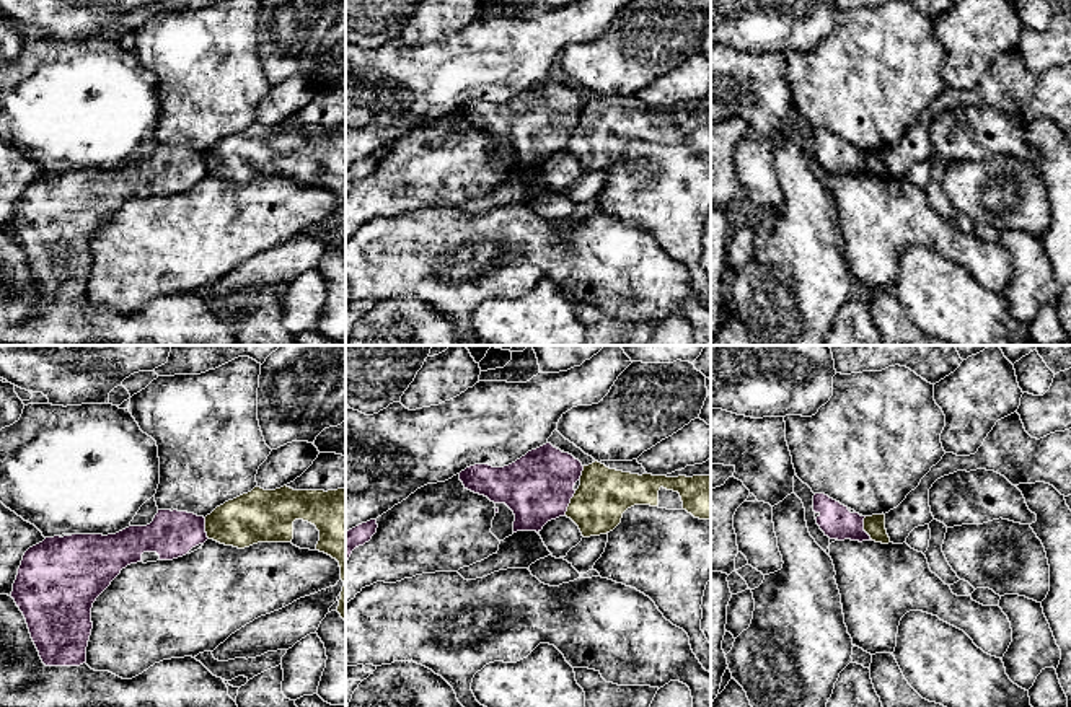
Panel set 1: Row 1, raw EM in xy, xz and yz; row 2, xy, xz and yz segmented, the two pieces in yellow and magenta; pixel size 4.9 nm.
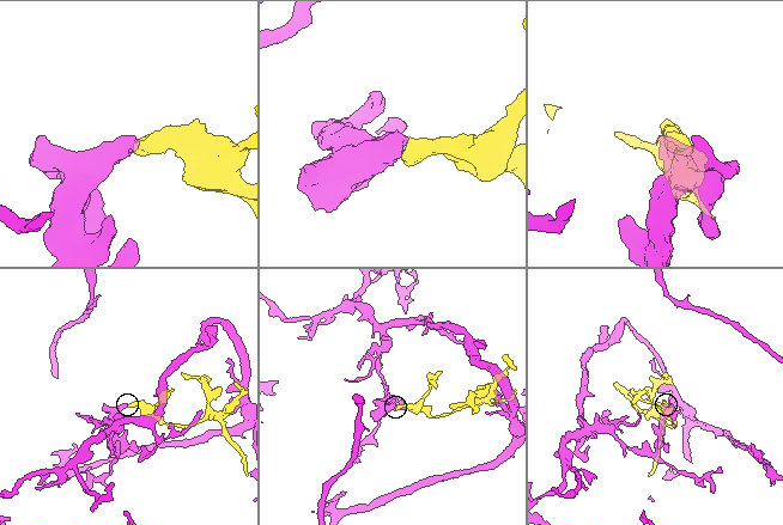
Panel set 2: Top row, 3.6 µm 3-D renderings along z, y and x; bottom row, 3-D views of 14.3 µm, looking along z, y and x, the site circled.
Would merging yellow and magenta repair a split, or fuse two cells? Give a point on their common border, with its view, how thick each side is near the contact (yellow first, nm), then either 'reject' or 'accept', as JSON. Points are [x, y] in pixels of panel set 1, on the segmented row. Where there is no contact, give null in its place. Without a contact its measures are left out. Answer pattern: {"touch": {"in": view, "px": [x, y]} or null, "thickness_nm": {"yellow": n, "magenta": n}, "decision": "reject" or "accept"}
{"touch": {"in": "xz", "px": [571, 502]}, "thickness_nm": {"yellow": 260, "magenta": 340}, "decision": "reject"}

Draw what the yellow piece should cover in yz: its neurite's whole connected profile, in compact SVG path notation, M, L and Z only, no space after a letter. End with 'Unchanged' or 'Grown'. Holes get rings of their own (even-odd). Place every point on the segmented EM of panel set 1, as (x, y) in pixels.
M872 515L864 518L864 531L872 541L888 544L890 538L885 529L885 515Z. Unchanged

